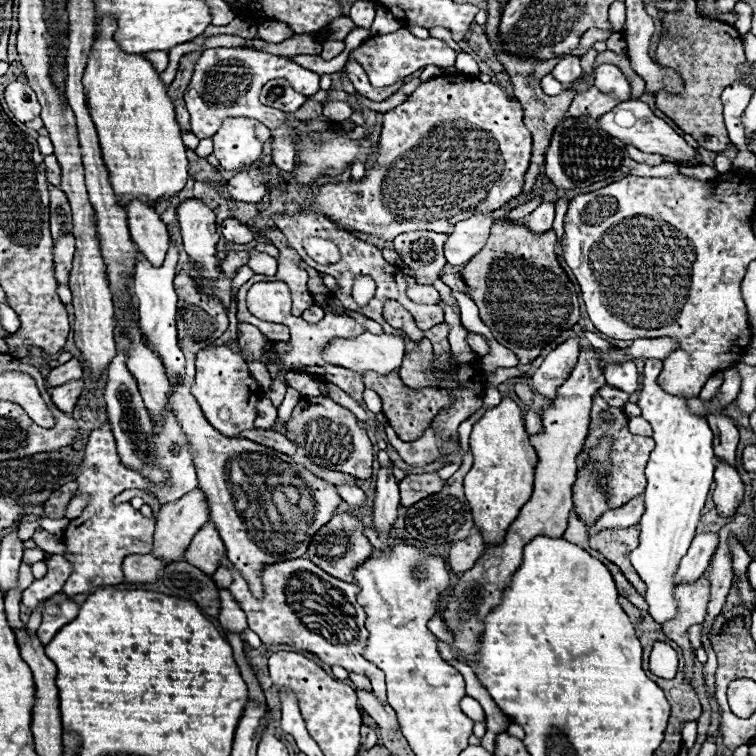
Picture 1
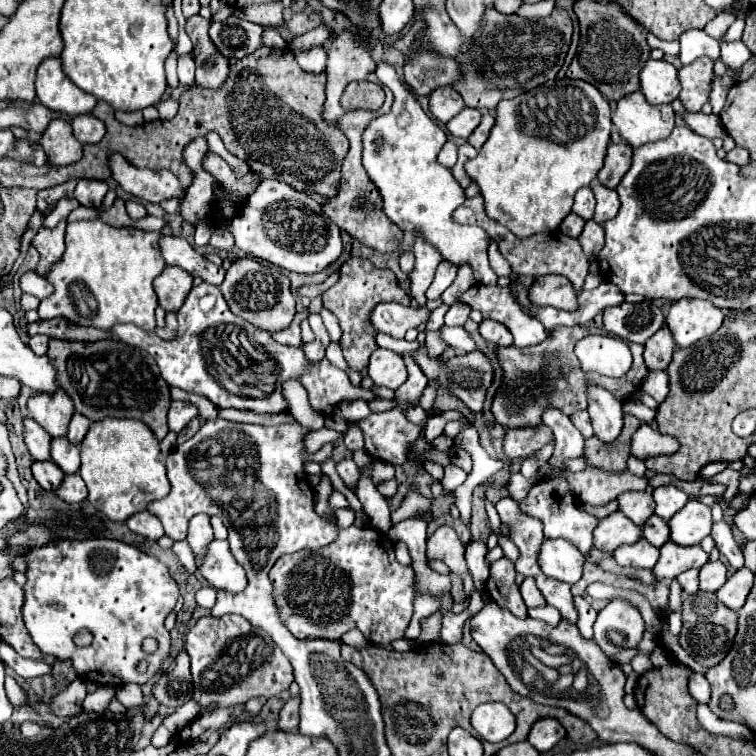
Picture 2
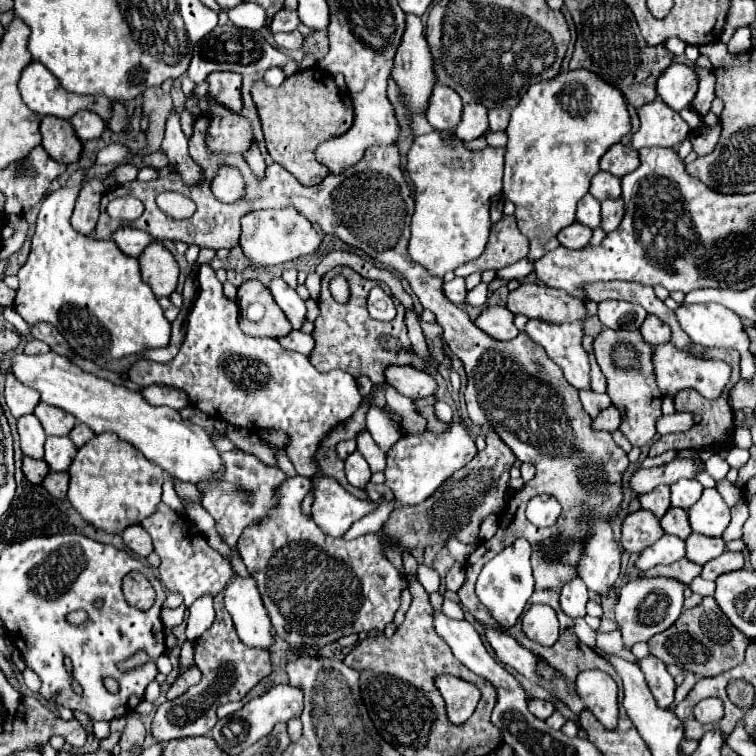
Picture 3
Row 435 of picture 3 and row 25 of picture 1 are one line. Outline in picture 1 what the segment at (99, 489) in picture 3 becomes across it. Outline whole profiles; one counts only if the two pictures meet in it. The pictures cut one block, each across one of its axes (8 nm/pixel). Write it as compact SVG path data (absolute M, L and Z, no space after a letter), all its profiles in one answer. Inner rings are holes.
M104 18L88 58L82 78L86 102L98 130L100 150L110 174L110 184L116 192L118 204L128 212L128 228L134 244L144 258L160 268L170 248L166 224L148 204L168 200L180 192L188 178L186 146L180 138L174 106L166 96L166 88L148 60L142 56L128 56L114 42L116 24ZM144 200L144 202L140 202Z

